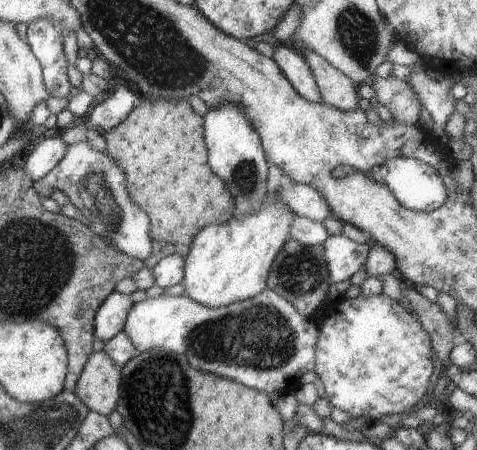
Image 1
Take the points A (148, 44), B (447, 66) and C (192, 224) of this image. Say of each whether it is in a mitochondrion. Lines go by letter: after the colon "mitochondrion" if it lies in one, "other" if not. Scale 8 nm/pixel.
A: mitochondrion
B: other
C: other

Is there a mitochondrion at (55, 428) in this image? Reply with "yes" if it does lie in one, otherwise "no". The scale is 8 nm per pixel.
yes

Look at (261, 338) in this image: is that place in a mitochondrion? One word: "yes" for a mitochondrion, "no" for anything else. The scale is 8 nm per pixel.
yes

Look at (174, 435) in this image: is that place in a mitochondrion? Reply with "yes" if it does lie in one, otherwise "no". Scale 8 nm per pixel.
yes

